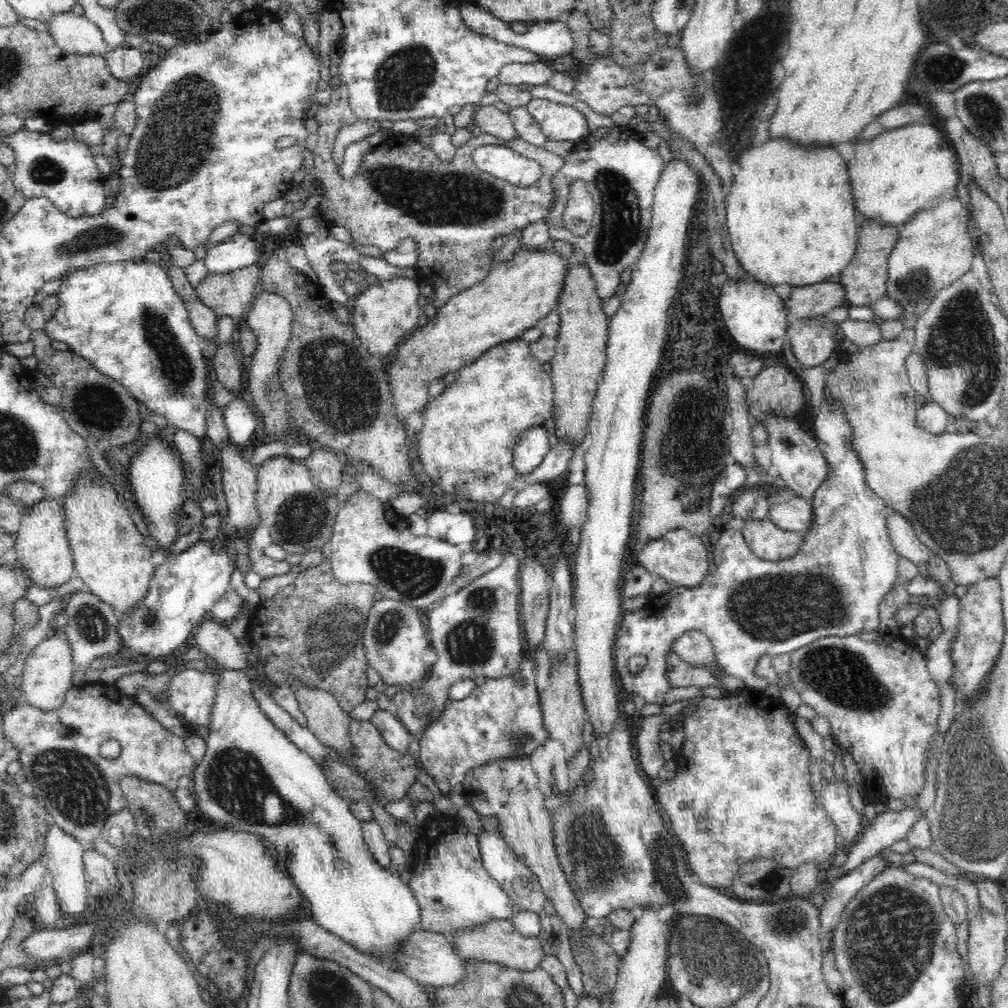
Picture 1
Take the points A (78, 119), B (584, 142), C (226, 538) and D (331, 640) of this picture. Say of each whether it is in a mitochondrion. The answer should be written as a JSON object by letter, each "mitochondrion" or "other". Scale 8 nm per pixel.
{"A":"other","B":"other","C":"other","D":"mitochondrion"}

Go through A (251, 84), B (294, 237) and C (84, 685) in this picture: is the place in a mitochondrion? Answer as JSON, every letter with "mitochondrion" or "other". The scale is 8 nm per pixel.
{"A":"other","B":"other","C":"other"}

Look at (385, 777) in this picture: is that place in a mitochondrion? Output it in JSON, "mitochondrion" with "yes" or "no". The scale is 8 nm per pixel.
{"mitochondrion":"yes"}

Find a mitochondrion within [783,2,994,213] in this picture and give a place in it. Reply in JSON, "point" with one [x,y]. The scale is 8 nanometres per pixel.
{"point":[938,69]}

